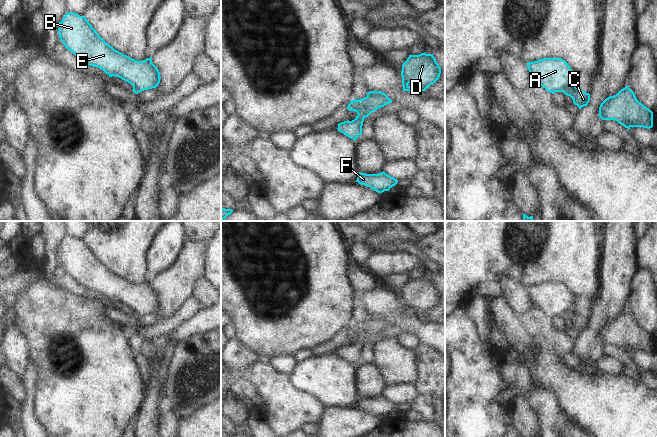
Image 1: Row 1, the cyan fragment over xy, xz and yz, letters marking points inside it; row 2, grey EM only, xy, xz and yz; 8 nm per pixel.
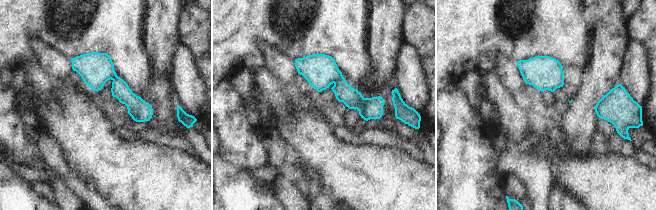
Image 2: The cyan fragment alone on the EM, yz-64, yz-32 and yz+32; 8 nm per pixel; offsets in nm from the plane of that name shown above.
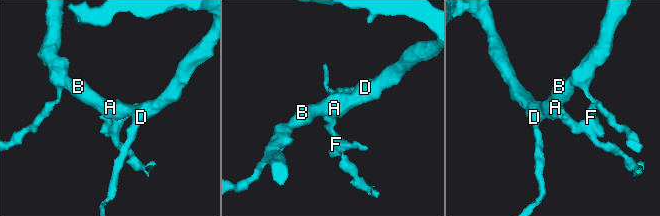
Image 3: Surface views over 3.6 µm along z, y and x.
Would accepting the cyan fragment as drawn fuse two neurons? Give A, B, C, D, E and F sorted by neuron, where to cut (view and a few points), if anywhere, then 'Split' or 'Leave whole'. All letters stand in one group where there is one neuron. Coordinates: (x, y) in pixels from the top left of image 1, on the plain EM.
Groups: A B D E / C F. Split along yz (573, 305), (562, 315). Split.

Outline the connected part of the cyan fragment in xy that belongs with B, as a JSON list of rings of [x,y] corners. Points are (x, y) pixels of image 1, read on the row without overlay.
[[[66,237],[59,247],[58,257],[65,272],[78,284],[102,293],[109,301],[119,301],[139,316],[159,309],[160,296],[151,281],[137,285],[115,274],[99,260],[85,240]]]

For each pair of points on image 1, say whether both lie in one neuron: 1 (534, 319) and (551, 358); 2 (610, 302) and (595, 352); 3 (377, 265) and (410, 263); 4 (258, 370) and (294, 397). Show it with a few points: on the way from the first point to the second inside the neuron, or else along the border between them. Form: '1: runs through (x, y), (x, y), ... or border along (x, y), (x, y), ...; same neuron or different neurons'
1: border along (527, 349), (541, 345), (553, 348), (563, 355); different neurons
2: runs through (600, 314), (593, 329), (593, 340); same neuron
3: runs through (385, 264), (402, 263); same neuron
4: runs through (267, 379), (285, 397); same neuron

